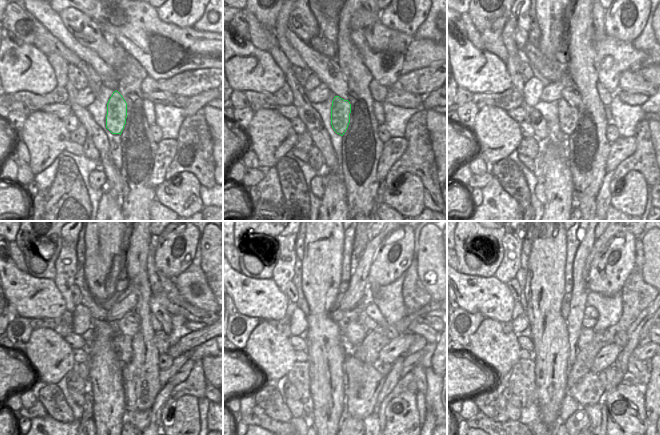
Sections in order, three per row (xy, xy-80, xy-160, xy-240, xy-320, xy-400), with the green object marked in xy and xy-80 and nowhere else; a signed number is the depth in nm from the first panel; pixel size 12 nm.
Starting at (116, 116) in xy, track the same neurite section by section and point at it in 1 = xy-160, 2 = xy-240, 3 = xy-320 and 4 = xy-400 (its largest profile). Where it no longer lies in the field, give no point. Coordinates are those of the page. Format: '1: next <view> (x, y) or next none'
1: next xy-160 (568, 115)
2: next xy-240 (122, 344)
3: next xy-320 (364, 383)
4: next xy-400 (588, 391)

